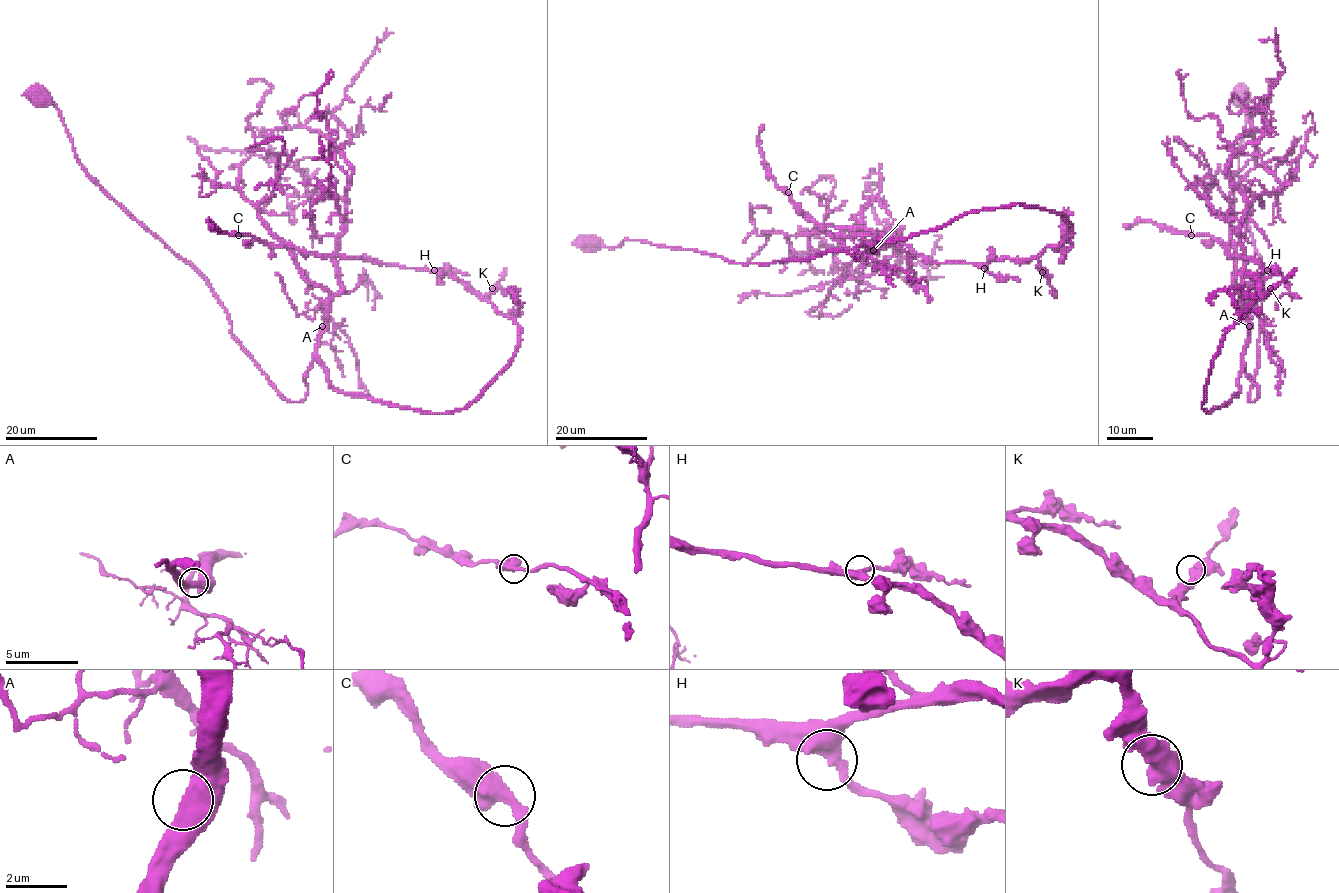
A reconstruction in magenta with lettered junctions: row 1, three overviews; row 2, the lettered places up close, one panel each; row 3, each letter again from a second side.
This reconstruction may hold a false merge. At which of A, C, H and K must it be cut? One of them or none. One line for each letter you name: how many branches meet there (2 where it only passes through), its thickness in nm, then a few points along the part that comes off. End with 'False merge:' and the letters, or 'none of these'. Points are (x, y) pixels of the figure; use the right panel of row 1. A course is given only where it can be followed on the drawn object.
False merge: none of these

